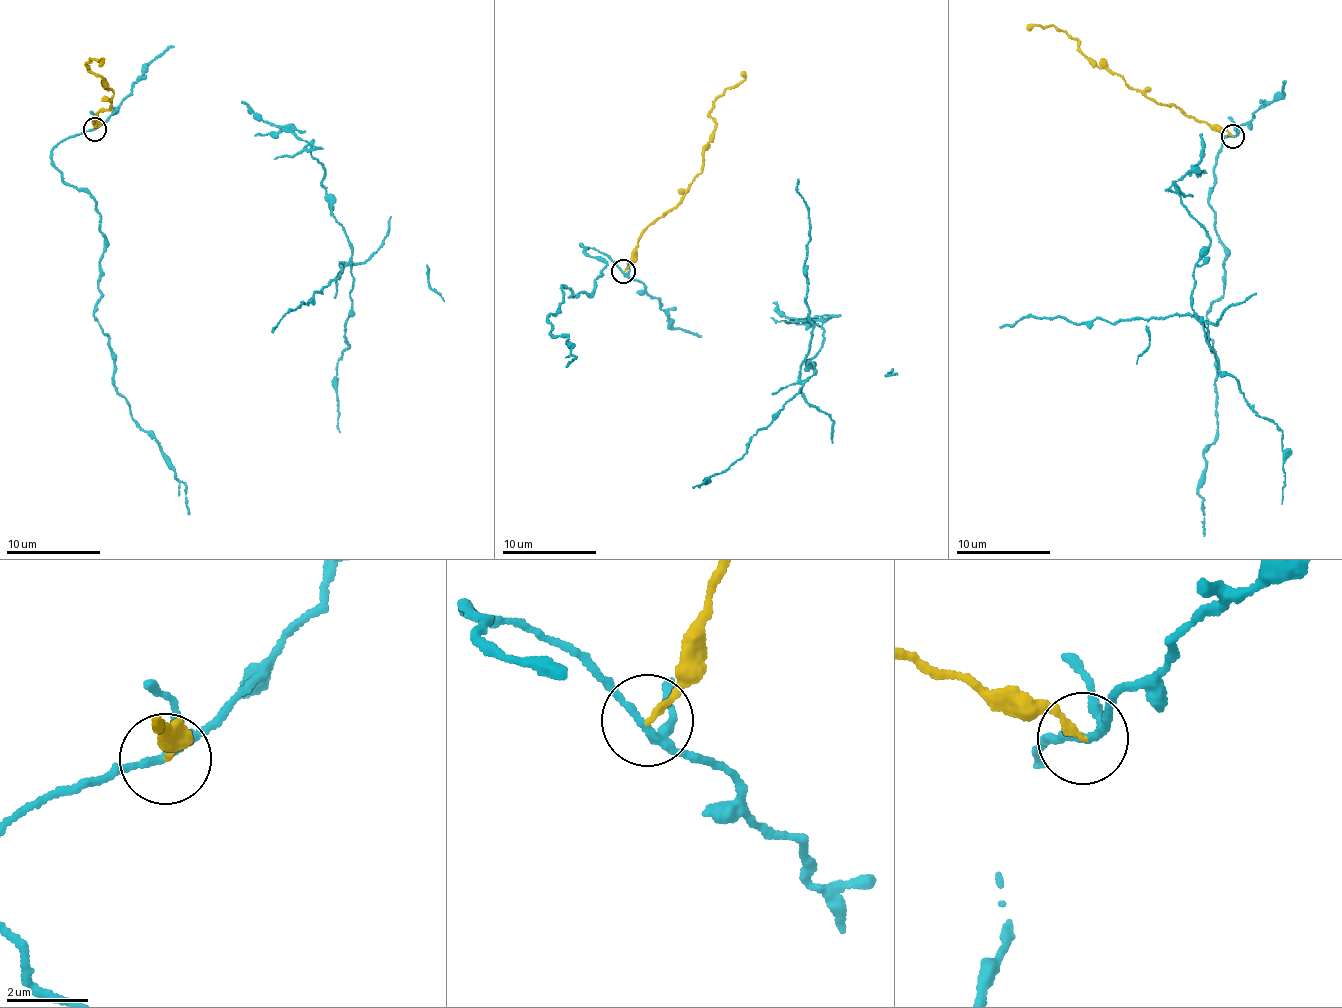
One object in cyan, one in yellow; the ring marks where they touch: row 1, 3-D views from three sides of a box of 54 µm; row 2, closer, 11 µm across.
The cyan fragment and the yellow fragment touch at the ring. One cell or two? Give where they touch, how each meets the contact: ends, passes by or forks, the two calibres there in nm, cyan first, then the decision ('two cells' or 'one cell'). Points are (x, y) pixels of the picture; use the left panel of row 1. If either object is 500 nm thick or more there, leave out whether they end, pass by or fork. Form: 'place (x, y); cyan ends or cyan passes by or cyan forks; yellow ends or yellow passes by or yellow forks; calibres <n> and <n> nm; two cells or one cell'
place (94, 129); cyan forks; yellow ends; calibres 180 and 160 nm; two cells

